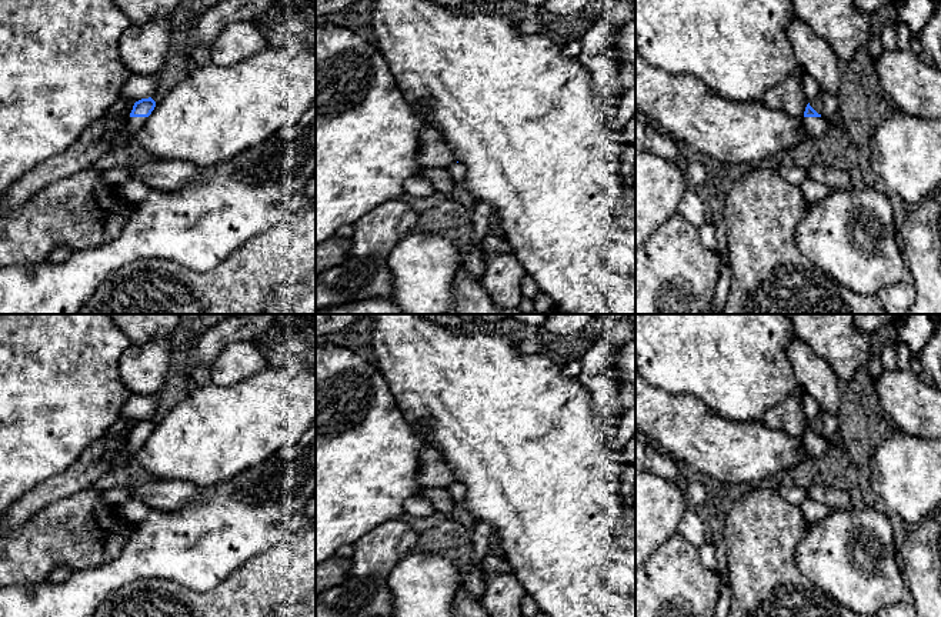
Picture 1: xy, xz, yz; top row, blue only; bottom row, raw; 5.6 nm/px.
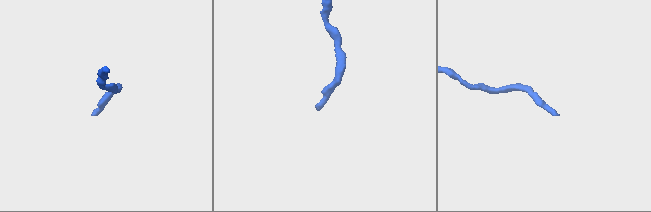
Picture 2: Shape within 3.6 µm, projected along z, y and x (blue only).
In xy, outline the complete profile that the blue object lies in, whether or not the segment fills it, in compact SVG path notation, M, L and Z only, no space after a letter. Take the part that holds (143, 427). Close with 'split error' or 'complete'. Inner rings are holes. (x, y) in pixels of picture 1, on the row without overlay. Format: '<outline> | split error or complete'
M151 417L141 418L134 423L130 437L129 437L129 443L127 443L127 451L133 461L136 457L136 453L140 450L144 440L151 434L154 427L156 427L156 421Z | split error

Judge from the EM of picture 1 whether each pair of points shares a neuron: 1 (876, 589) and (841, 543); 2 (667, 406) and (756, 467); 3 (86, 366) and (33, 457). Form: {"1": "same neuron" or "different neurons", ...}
{"1": "same neuron", "2": "same neuron", "3": "same neuron"}

